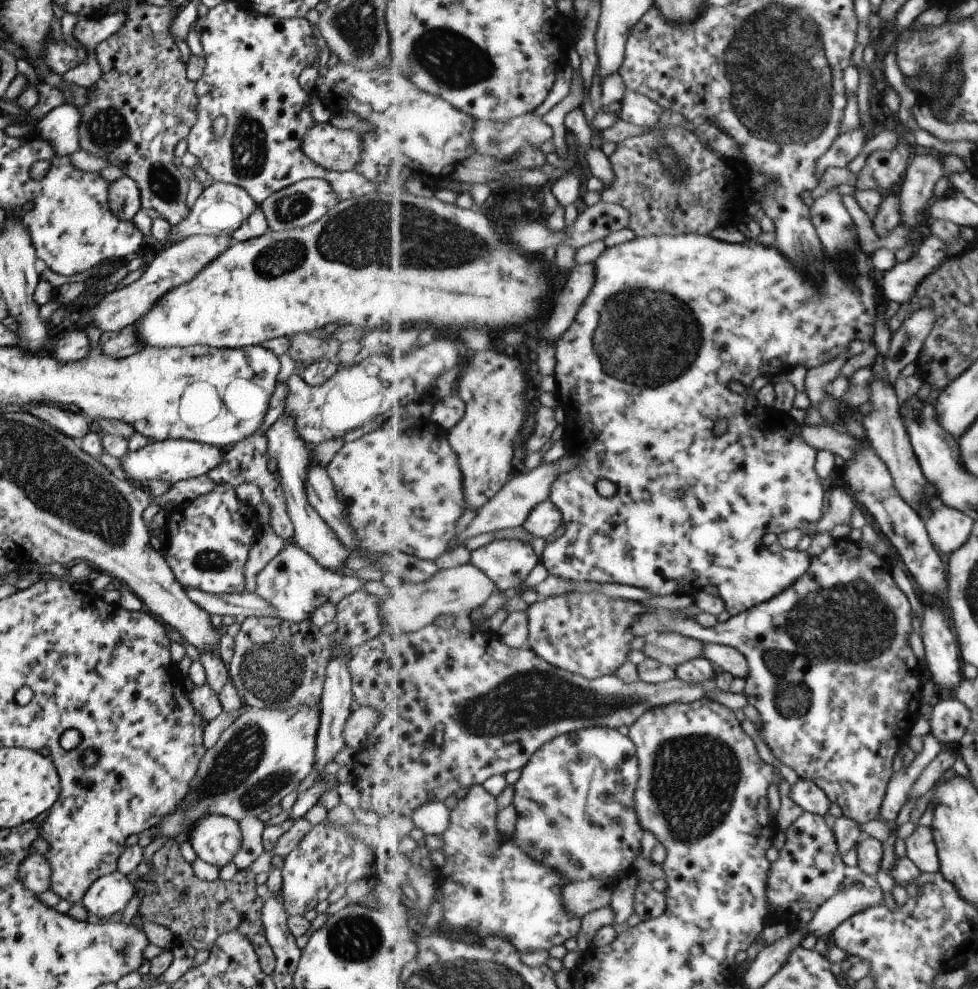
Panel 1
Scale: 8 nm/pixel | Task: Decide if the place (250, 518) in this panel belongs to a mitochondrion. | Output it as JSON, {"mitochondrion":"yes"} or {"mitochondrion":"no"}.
{"mitochondrion":"no"}

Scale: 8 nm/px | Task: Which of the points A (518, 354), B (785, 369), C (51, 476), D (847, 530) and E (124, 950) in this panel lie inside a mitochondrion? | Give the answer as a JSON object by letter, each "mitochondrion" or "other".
{"A":"other","B":"other","C":"mitochondrion","D":"other","E":"mitochondrion"}

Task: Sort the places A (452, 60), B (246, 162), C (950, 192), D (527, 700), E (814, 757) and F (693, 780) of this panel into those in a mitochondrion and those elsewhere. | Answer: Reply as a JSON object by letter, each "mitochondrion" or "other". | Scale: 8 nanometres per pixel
{"A":"mitochondrion","B":"mitochondrion","C":"other","D":"mitochondrion","E":"other","F":"mitochondrion"}

